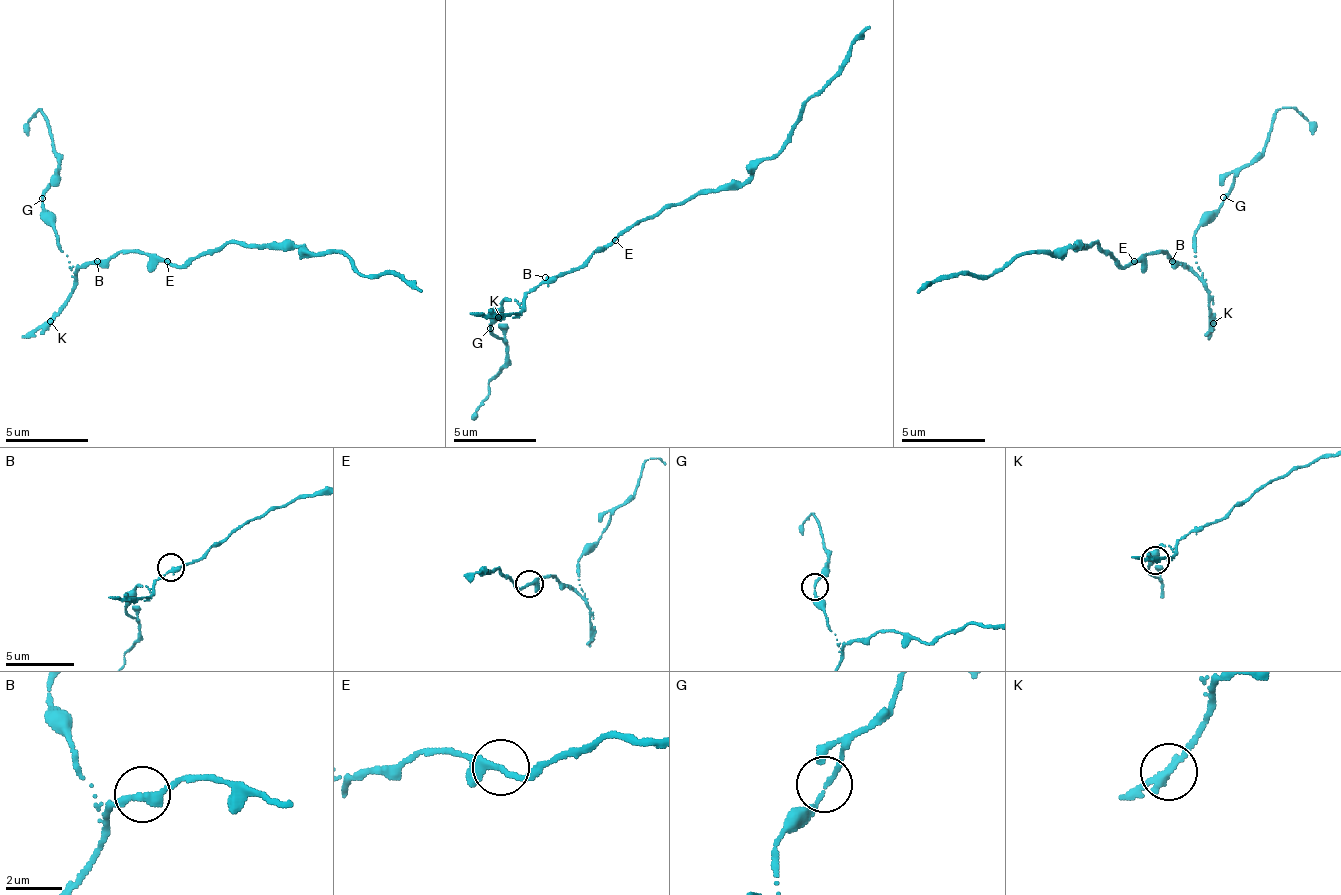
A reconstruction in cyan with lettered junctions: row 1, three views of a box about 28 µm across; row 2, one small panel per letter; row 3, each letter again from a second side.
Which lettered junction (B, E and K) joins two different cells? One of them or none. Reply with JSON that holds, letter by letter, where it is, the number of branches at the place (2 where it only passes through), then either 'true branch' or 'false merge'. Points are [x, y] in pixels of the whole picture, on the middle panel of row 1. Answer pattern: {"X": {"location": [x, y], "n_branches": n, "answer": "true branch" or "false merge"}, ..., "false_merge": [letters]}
{"B": {"location": [545, 277], "n_branches": 2, "answer": "true branch"}, "E": {"location": [615, 240], "n_branches": 3, "answer": "true branch"}, "K": {"location": [498, 317], "n_branches": 2, "answer": "false merge"}, "false_merge": ["K"]}

